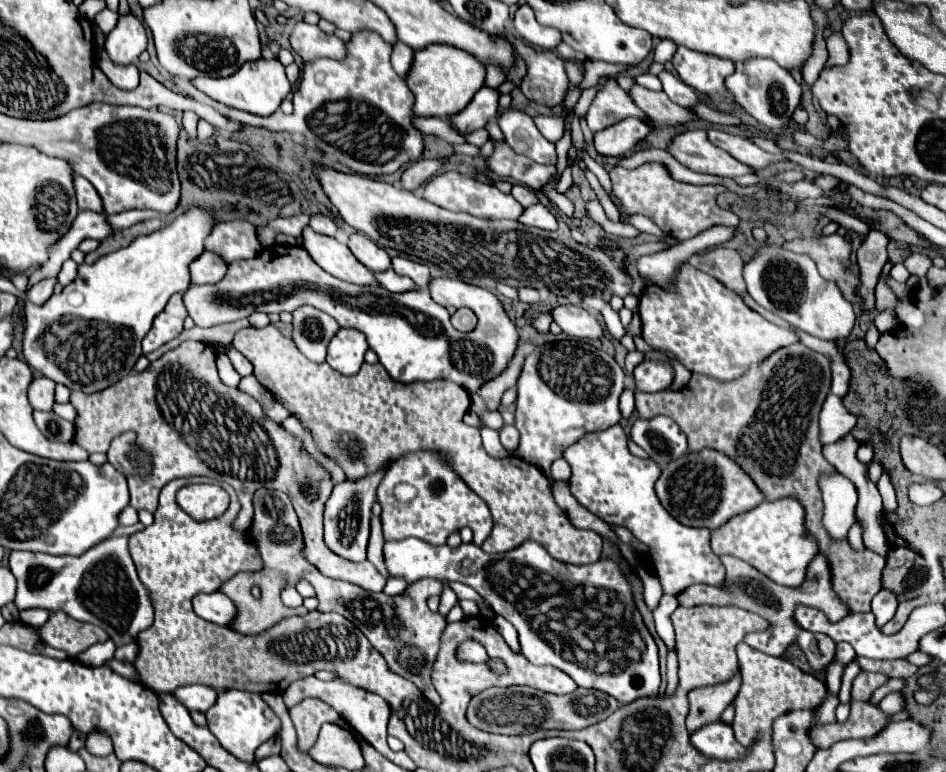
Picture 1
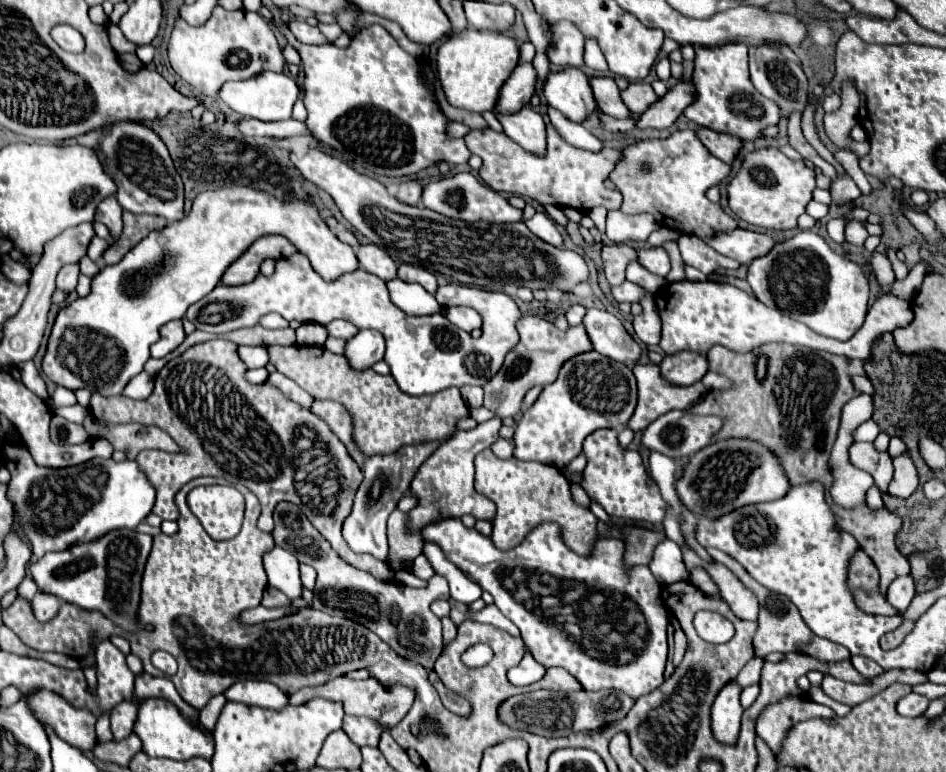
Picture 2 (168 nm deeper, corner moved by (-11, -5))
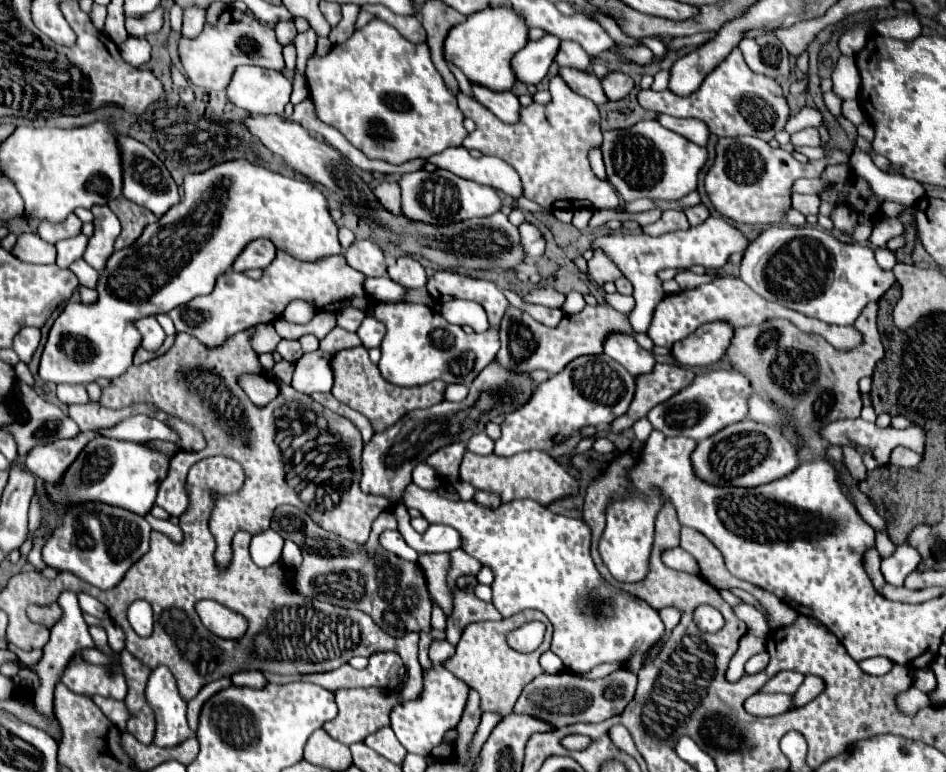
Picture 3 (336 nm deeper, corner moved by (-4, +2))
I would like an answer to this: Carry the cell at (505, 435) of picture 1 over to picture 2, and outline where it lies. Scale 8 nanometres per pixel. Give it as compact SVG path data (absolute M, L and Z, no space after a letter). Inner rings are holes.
M501 438L501 440L497 440L497 442L491 446L491 450L495 452L495 456L499 456L499 458L503 458L503 460L509 460L509 458L513 458L515 442Z

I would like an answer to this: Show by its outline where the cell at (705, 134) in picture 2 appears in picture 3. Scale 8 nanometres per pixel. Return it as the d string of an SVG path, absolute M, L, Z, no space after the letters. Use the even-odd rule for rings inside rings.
M658 115L656 121L658 121L662 127L666 127L666 129L670 129L670 131L686 137L688 141L692 141L692 143L696 143L696 145L706 145L706 139L708 139L708 135L710 135L710 133L708 133L708 127L706 127L702 121L676 119L676 117L670 117L670 115Z

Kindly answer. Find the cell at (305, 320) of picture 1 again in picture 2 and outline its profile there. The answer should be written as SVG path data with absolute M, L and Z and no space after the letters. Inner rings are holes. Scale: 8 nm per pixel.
M333 320L329 324L325 324L325 330L329 336L333 338L343 338L343 340L349 340L351 336L355 336L359 330L353 326L353 324L347 324L345 320Z

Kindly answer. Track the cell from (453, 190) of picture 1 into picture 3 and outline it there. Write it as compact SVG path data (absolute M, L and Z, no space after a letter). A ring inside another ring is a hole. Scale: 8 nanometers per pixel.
M422 169L416 173L406 173L398 179L398 185L402 193L402 213L410 221L422 221L430 225L448 225L454 221L488 217L500 211L500 197L496 189L462 179L444 169L436 169L436 171Z

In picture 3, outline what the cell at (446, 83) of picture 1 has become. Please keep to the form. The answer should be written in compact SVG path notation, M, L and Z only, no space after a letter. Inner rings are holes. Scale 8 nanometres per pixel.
M510 5L486 7L468 15L468 19L450 29L444 45L446 61L458 65L464 75L488 89L508 91L516 83L512 69L512 57L528 43L528 25L524 17Z

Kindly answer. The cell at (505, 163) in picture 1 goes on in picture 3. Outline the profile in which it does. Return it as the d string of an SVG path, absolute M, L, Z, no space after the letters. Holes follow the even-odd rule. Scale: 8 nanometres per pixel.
M562 77L550 79L552 101L548 105L532 103L520 109L520 123L500 123L500 119L466 93L458 93L458 105L464 117L474 119L476 131L464 139L466 149L478 149L482 155L494 155L510 163L522 181L522 195L544 209L614 209L618 193L608 181L600 181L588 161L588 151L602 145L598 107L564 85Z

